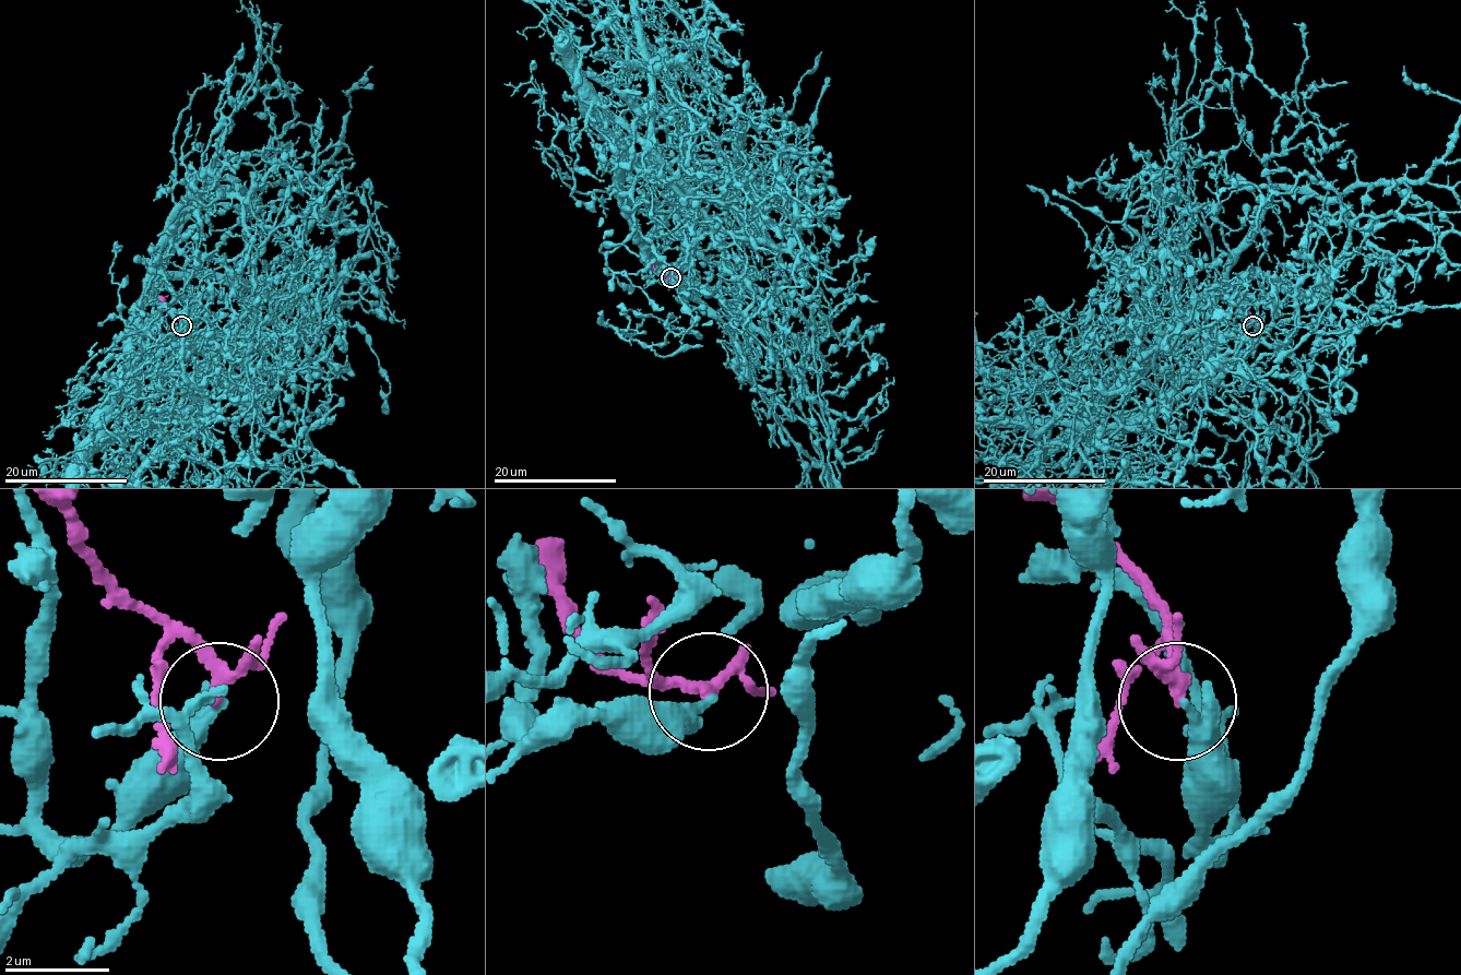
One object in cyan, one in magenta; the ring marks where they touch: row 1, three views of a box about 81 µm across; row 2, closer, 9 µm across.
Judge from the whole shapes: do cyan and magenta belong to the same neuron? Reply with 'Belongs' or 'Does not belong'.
Does not belong

